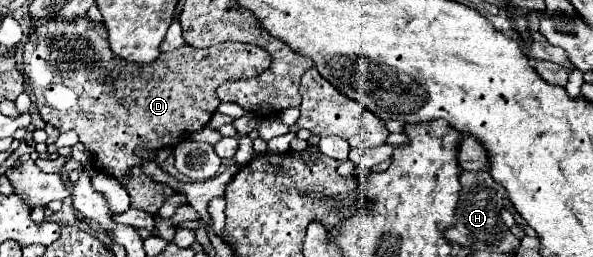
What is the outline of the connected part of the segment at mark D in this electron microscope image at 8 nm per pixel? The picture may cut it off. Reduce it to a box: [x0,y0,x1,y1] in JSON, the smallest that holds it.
[22,16,270,214]

